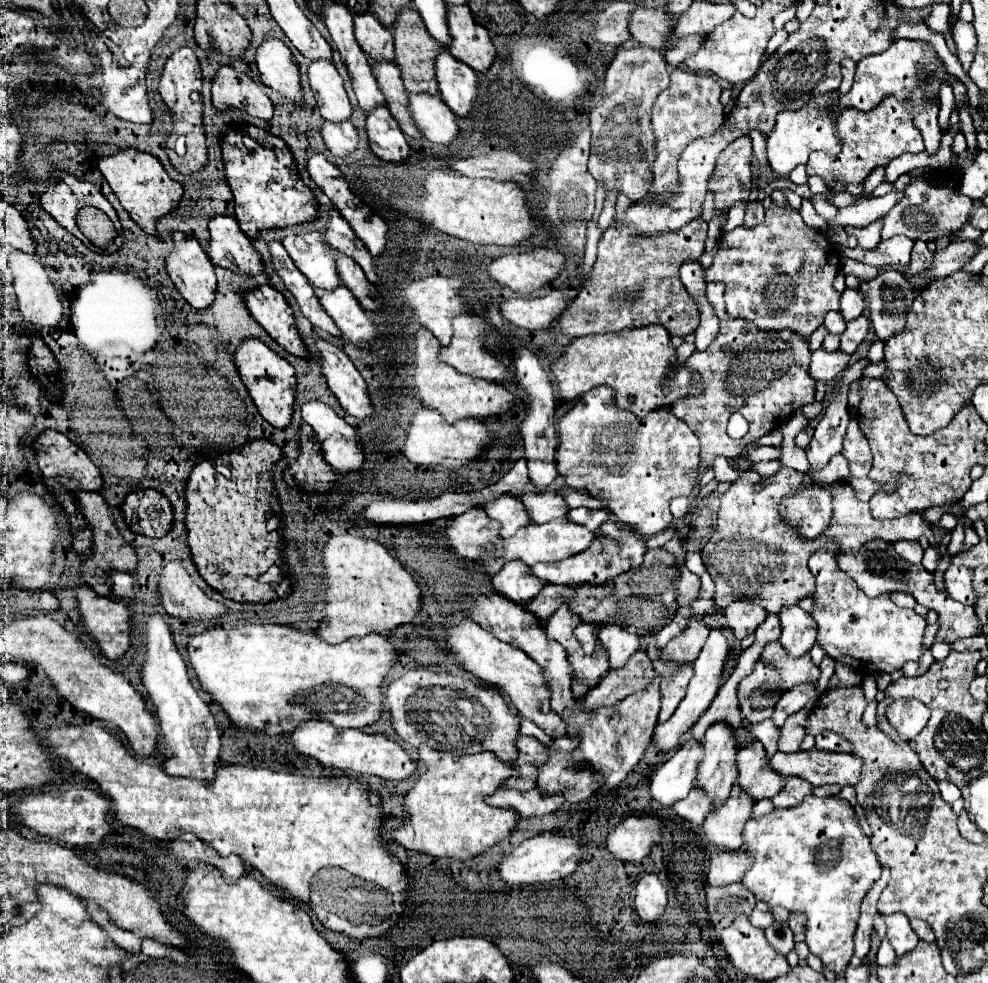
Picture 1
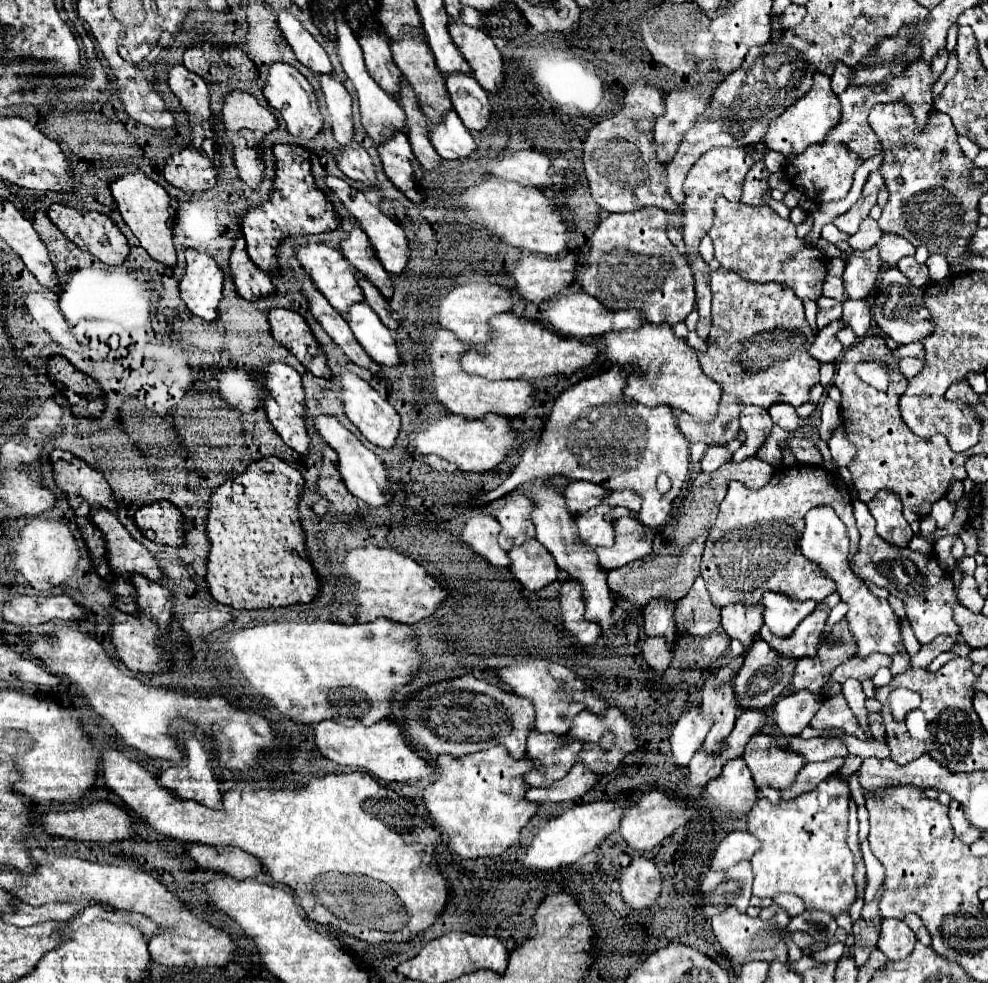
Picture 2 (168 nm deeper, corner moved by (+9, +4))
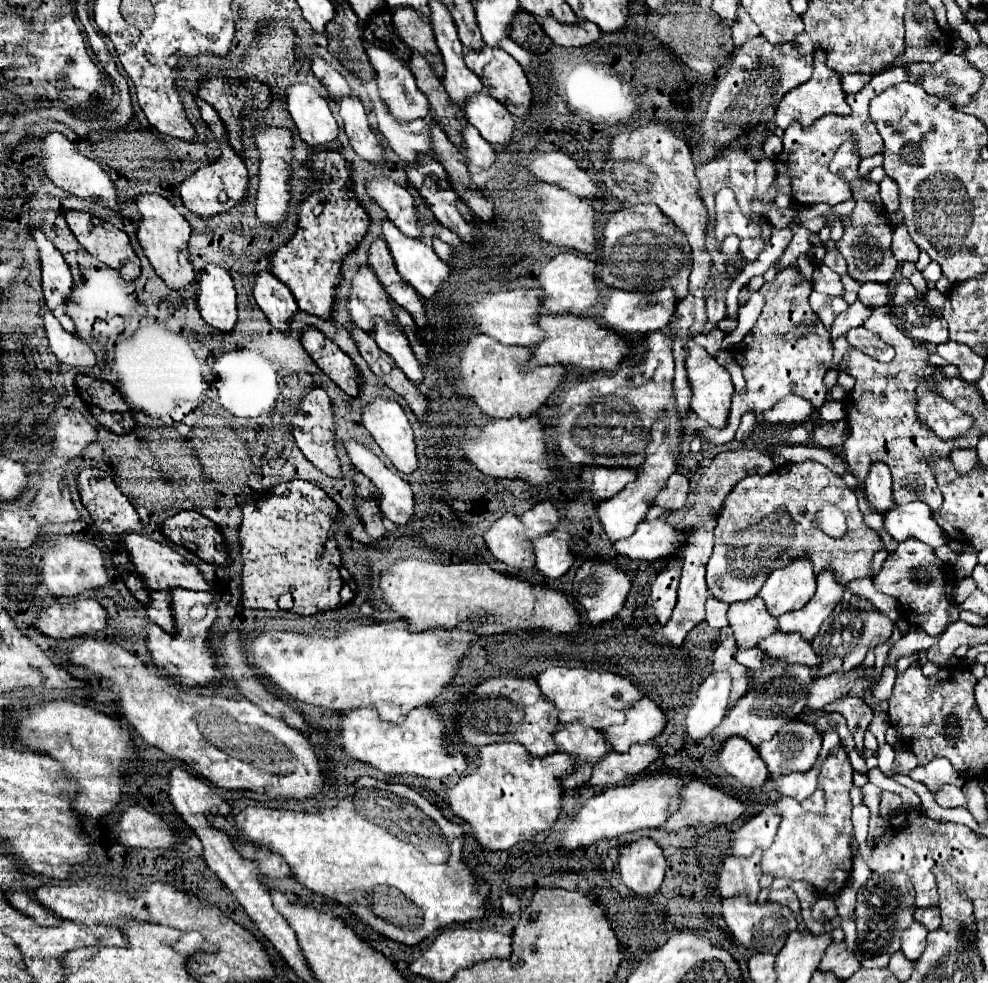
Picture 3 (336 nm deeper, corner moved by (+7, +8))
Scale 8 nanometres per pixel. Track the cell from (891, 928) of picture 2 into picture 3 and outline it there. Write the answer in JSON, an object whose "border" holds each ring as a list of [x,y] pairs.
{"border":[[[914,922],[908,930],[902,932],[902,952],[908,960],[918,960],[926,948],[926,934],[928,930],[922,928],[922,924]]]}

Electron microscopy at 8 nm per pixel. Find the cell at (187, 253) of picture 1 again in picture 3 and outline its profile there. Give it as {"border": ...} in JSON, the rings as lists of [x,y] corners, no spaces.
{"border":[[[208,264],[200,274],[198,310],[202,318],[220,332],[232,332],[236,316],[236,290],[230,274],[220,266]]]}

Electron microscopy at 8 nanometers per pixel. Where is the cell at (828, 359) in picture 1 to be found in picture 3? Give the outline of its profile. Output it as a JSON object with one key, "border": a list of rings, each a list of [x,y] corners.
{"border":[[[856,300],[846,312],[842,312],[842,314],[836,316],[834,326],[830,330],[830,336],[832,338],[838,338],[838,336],[846,334],[850,328],[862,326],[870,318],[870,312],[872,312],[872,308],[866,308],[860,300]]]}

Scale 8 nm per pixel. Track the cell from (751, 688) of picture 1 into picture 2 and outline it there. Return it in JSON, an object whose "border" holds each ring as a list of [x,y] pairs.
{"border":[[[756,640],[752,650],[748,652],[740,672],[734,678],[734,690],[736,690],[736,700],[742,710],[752,708],[752,710],[766,710],[776,702],[778,696],[784,694],[784,690],[790,686],[792,672],[794,672],[796,660],[788,660],[774,652],[764,640]]]}

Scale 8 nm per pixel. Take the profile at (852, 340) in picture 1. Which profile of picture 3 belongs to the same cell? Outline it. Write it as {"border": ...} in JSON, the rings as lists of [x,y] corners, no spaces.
{"border":[[[866,282],[858,292],[858,300],[870,308],[884,306],[890,302],[890,286],[878,282]]]}

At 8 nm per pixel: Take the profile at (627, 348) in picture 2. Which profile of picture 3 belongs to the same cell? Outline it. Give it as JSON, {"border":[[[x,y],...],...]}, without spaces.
{"border":[[[688,340],[688,358],[686,358],[686,370],[692,386],[692,410],[710,426],[714,428],[724,428],[728,414],[730,414],[730,404],[732,404],[732,394],[734,394],[734,384],[730,380],[730,374],[726,368],[722,368],[702,346],[698,346],[694,340]]]}

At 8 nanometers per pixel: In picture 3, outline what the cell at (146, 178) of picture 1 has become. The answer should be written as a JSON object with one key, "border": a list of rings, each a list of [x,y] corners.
{"border":[[[142,194],[136,198],[136,204],[142,214],[140,228],[138,228],[138,242],[146,258],[150,260],[152,268],[170,290],[186,288],[188,284],[194,282],[194,276],[196,276],[194,266],[190,262],[190,252],[188,252],[188,238],[190,238],[188,222],[166,198],[158,194]]]}

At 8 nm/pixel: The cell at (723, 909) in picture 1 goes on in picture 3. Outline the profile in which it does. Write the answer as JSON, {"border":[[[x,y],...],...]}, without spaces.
{"border":[[[754,850],[752,856],[740,858],[740,856],[728,856],[724,860],[724,866],[720,870],[720,894],[722,898],[730,898],[738,892],[748,892],[750,900],[754,902],[760,894],[760,868],[762,852]]]}

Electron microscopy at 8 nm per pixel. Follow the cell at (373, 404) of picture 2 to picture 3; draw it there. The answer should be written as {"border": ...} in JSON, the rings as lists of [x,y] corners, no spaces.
{"border":[[[376,398],[364,408],[362,422],[396,470],[404,474],[418,470],[414,432],[398,402]]]}

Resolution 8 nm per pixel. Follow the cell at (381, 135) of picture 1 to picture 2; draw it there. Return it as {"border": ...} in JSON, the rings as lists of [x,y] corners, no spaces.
{"border":[[[390,132],[388,138],[378,144],[378,154],[382,160],[382,168],[390,182],[402,190],[412,202],[420,202],[420,194],[410,194],[414,192],[414,176],[420,172],[420,164],[416,162],[416,156],[408,144],[408,138],[404,132]]]}

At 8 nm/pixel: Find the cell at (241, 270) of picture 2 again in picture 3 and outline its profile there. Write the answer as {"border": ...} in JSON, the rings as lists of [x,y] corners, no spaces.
{"border":[[[260,272],[256,276],[256,286],[254,286],[254,298],[260,306],[260,310],[266,314],[268,322],[288,334],[288,322],[298,314],[298,304],[294,300],[294,294],[286,284],[278,282],[274,274],[270,272]]]}

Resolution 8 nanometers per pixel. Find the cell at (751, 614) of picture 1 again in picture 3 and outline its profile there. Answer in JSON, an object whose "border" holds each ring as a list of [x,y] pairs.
{"border":[[[754,596],[754,600],[734,602],[728,610],[728,620],[740,648],[754,648],[758,640],[774,634],[778,628],[778,620],[770,618],[760,596]]]}

